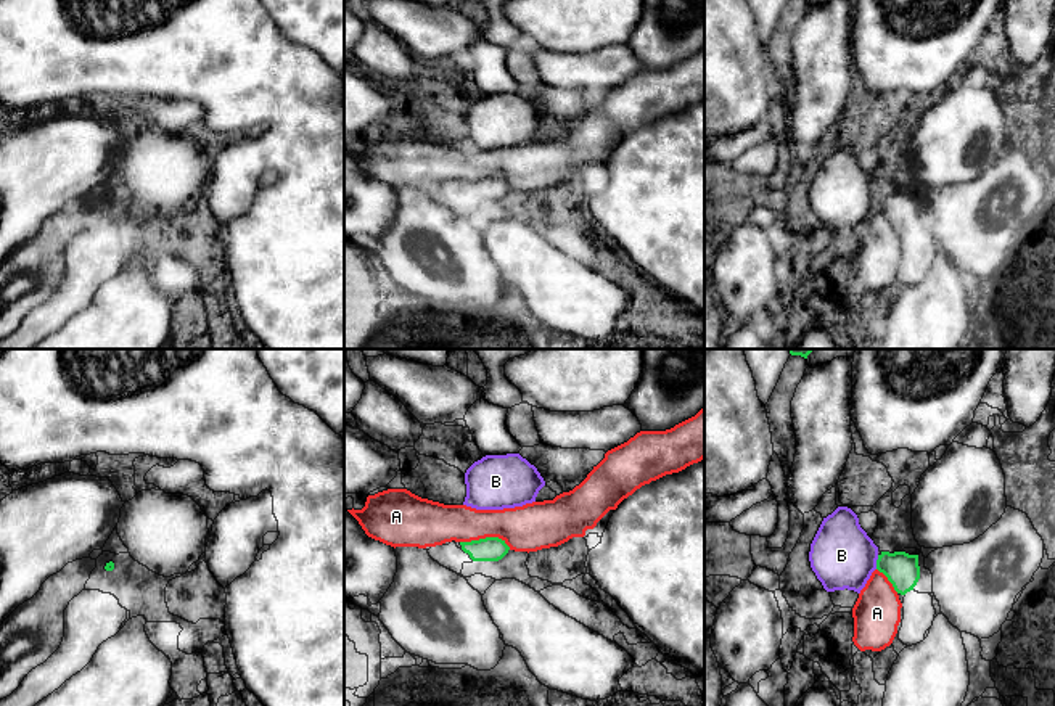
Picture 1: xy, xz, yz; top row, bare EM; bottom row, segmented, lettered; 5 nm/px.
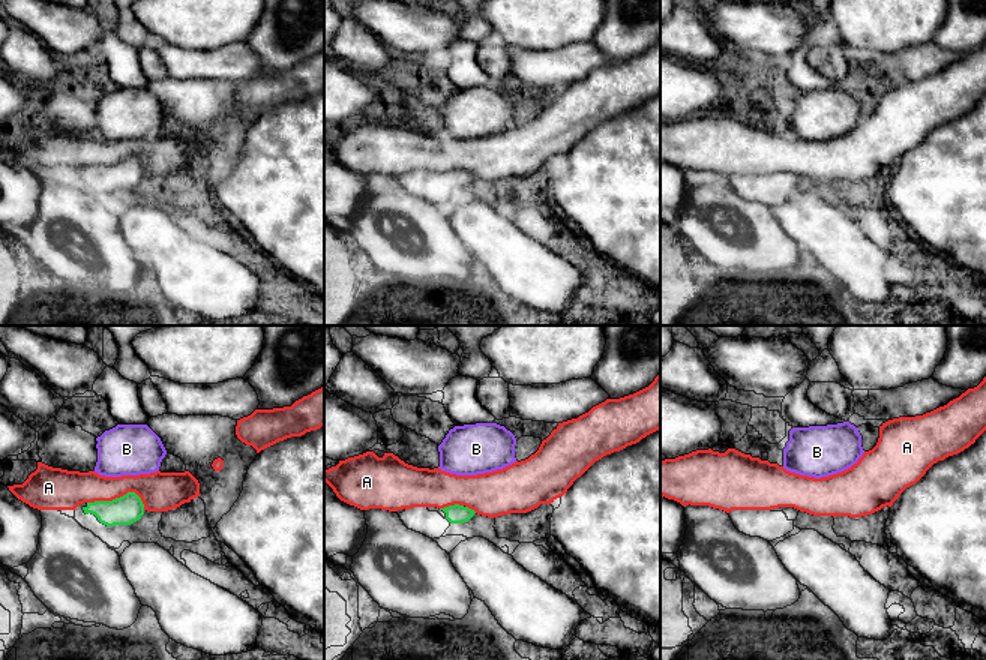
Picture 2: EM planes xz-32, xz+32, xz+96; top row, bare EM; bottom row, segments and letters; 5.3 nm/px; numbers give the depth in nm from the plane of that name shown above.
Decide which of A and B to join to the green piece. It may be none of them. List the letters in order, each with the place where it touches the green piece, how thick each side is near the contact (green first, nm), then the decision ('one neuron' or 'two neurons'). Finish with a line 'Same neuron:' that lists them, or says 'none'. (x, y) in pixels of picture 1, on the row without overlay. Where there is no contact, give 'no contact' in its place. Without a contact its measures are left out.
A: contact xz (486, 177); calibres 130 and 240 nm; two neurons
B: contact yz (877, 201); calibres 170 and 320 nm; two neurons
Same neuron: none

